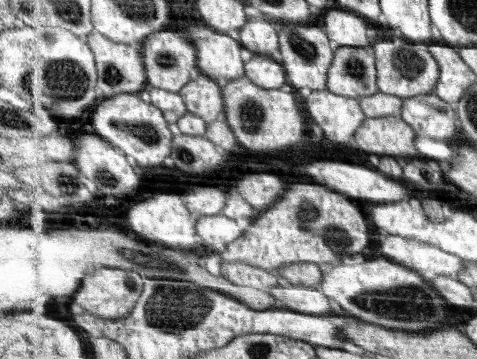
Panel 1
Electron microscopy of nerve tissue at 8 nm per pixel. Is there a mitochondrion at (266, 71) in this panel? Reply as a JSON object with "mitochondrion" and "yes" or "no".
{"mitochondrion":"no"}

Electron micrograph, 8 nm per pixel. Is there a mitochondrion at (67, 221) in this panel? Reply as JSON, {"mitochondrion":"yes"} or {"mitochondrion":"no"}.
{"mitochondrion":"no"}

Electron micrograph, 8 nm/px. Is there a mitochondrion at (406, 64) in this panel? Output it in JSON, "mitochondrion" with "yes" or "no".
{"mitochondrion":"yes"}

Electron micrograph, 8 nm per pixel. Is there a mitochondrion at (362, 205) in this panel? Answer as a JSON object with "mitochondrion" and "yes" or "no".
{"mitochondrion":"no"}

